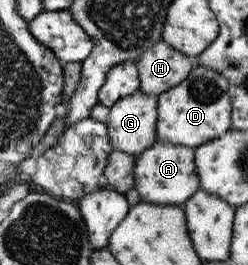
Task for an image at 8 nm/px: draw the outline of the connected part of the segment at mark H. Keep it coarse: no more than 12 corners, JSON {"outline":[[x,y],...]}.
{"outline":[[162,39],[135,62],[140,90],[179,85],[194,60]]}

